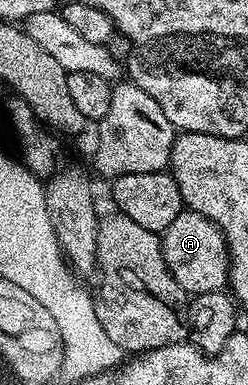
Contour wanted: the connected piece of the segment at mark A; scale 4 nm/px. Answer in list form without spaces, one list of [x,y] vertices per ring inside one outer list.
[[[184,209],[175,218],[173,225],[162,231],[161,238],[165,265],[169,265],[173,281],[177,281],[177,285],[181,285],[181,289],[186,291],[188,296],[222,292],[228,286],[231,277],[231,255],[227,252],[227,242],[221,229],[217,229],[213,221],[201,217],[201,213]]]

